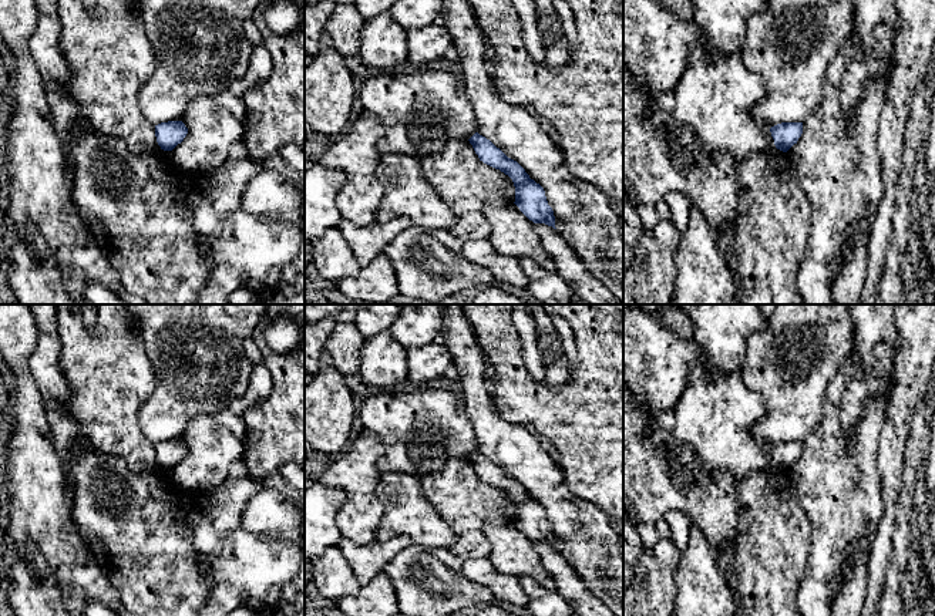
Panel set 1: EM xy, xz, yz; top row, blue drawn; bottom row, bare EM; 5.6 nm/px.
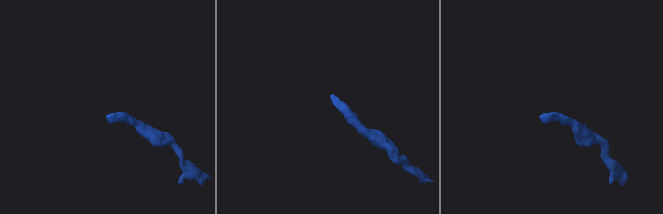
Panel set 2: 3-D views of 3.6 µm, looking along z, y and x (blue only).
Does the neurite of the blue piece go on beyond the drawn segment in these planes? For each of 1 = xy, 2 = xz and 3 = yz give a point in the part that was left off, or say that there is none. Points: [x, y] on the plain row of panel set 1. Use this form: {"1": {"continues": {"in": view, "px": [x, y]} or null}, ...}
{"1": {"continues": null}, "2": {"continues": null}, "3": {"continues": null}}

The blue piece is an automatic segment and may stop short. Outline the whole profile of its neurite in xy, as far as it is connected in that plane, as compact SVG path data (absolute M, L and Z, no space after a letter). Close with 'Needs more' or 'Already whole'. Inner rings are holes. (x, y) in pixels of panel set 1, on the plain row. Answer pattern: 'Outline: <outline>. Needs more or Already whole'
Outline: M168 440L155 444L157 461L164 469L172 469L184 460L186 452L188 447L182 440Z. Already whole

